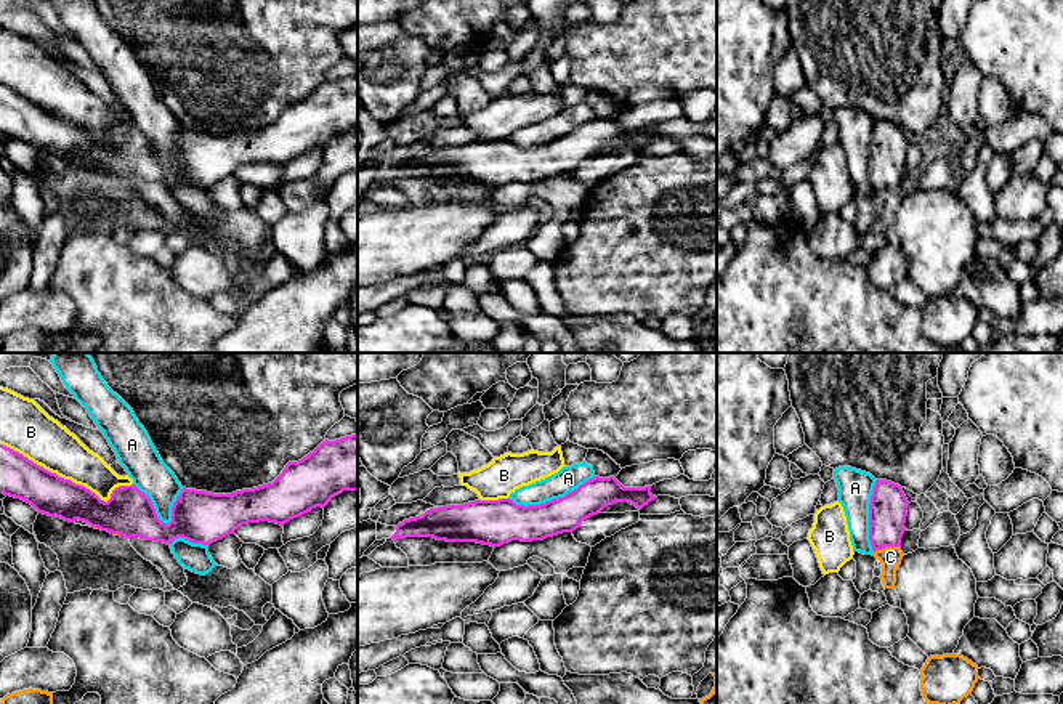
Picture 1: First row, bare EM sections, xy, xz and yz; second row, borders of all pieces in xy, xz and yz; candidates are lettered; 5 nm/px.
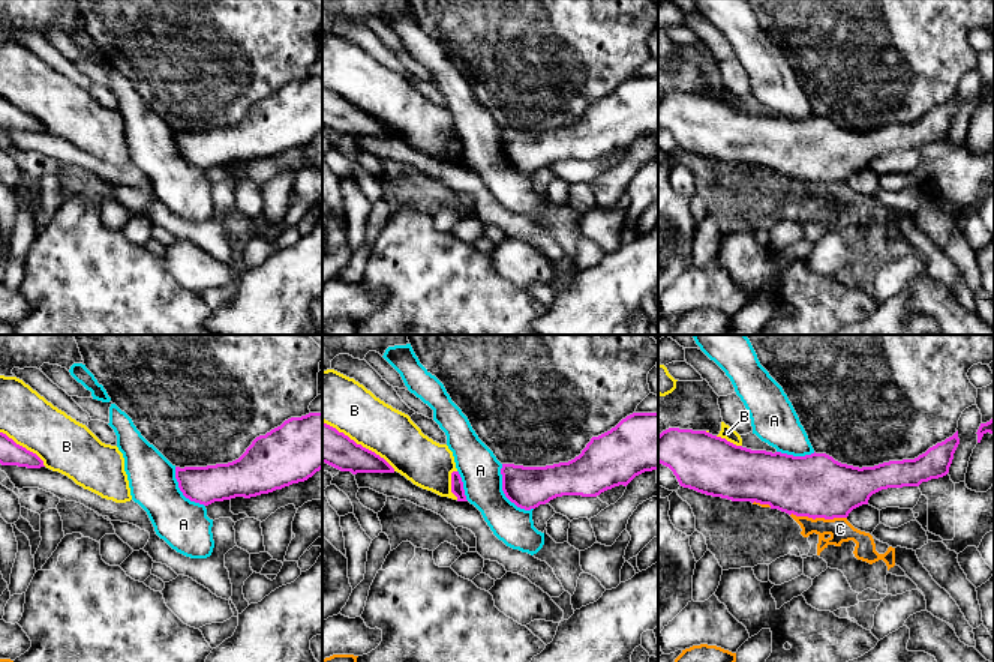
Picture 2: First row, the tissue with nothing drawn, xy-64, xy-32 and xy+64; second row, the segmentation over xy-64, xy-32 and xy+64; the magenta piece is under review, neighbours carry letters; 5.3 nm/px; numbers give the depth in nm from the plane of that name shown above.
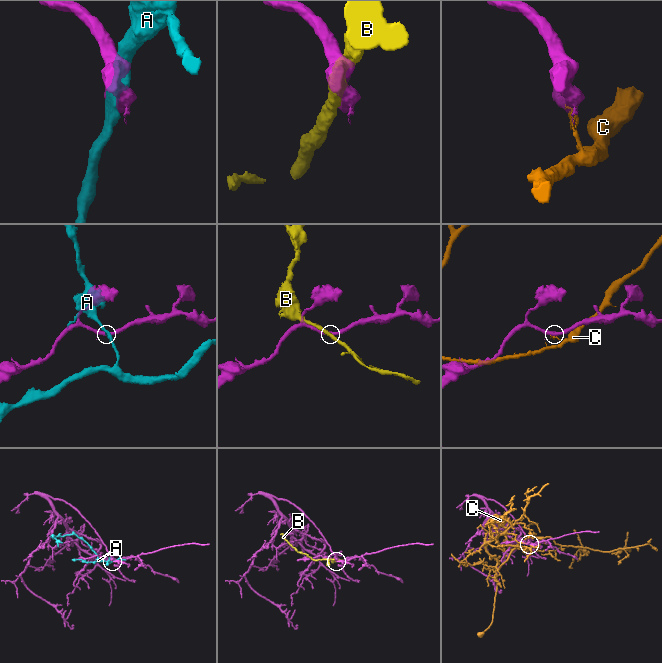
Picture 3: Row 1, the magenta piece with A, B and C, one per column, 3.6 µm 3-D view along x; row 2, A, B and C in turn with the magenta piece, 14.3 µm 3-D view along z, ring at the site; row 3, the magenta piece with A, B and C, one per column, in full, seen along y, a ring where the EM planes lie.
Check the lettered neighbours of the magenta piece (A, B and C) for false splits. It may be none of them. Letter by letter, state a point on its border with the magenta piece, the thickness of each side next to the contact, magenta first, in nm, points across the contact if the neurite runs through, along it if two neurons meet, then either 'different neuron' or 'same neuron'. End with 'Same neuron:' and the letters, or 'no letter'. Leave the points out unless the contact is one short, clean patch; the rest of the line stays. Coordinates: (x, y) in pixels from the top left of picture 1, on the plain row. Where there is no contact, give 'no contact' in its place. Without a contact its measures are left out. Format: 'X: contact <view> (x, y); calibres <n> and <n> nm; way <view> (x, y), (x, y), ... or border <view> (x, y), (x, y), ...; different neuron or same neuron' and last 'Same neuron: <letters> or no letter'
A: contact xz (553, 140); calibres 190 and 120 nm; different neuron
B: contact xy (68, 121); calibres 200 and 240 nm; different neuron
C: contact yz (887, 186); calibres 190 and 110 nm; different neuron
Same neuron: no letter

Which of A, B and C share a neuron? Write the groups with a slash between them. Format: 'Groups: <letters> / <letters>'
Groups: A / B / C

